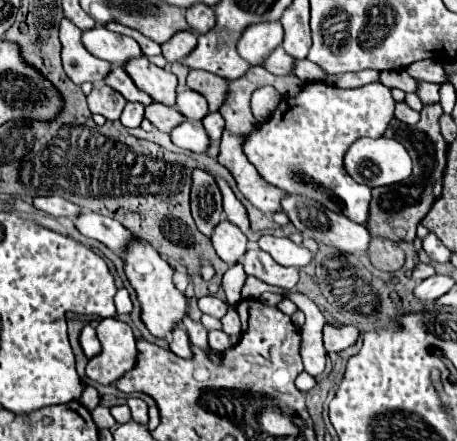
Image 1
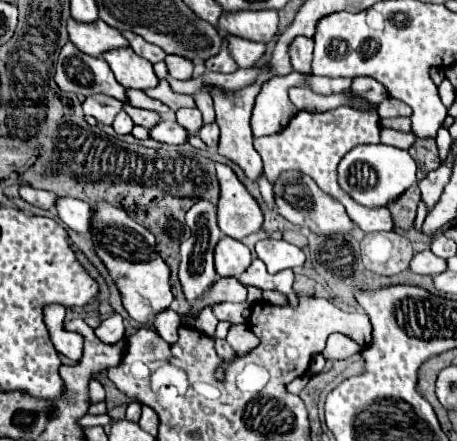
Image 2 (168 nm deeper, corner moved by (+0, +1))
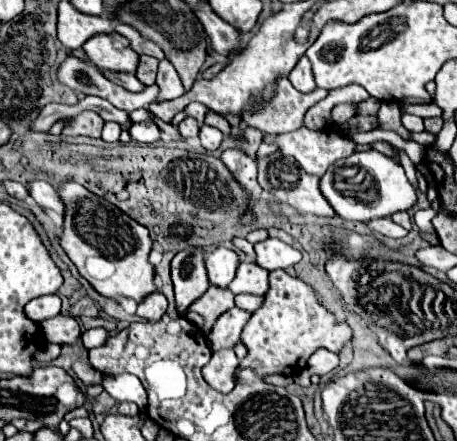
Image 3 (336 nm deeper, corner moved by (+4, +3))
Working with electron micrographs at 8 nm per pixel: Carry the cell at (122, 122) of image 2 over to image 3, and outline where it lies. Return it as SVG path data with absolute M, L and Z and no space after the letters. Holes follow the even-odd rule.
M106 122L102 130L102 140L104 142L118 142L120 138L120 126L116 122Z

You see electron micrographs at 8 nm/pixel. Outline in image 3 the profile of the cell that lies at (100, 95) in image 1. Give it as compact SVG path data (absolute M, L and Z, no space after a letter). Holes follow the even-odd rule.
M86 110L78 116L74 116L68 124L68 130L62 132L64 136L90 136L90 138L100 138L104 120L98 118L98 114L94 114L92 110Z

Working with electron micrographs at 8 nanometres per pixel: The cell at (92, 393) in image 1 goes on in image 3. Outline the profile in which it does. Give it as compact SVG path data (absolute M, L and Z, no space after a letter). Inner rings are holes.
M74 362L72 364L72 372L76 374L78 380L82 380L86 386L88 384L100 384L102 382L102 374L98 370L94 370L90 364L86 362Z

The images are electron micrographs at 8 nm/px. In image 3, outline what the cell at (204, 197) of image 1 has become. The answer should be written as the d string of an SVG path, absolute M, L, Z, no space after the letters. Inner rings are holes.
M186 248L174 256L172 282L176 294L176 310L184 316L190 304L210 288L204 268L204 252L200 252L200 248Z

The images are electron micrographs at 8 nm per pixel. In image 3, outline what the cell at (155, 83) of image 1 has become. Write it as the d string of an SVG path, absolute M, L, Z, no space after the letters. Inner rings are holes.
M118 32L96 34L84 42L82 50L90 58L90 62L94 62L98 68L130 74L136 72L138 54L130 48L128 40Z

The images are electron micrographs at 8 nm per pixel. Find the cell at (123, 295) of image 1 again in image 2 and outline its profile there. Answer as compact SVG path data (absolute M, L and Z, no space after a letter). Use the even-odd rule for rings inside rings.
M114 312L110 318L106 318L96 330L96 336L106 342L106 344L114 344L120 338L124 338L124 326L122 326L122 316L118 312Z

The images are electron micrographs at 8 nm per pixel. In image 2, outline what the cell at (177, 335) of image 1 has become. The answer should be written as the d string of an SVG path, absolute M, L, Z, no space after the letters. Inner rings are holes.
M164 310L154 318L154 328L156 332L168 342L168 344L176 344L178 342L178 328L180 328L182 320L174 310Z

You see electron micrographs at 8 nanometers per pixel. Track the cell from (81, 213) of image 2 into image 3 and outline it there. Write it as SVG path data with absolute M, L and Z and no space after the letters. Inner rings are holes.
M32 180L28 184L28 194L32 196L32 200L42 206L42 208L50 208L58 214L64 214L64 204L58 198L56 188L52 188L46 180Z

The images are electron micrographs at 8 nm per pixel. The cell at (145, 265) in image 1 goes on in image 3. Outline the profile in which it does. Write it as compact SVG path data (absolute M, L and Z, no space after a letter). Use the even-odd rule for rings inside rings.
M72 180L58 186L58 196L62 198L66 210L58 244L76 264L80 276L86 278L90 286L106 298L128 296L140 302L142 298L152 294L156 286L152 282L154 268L148 262L148 254L152 248L148 228L132 220L108 200L92 194Z

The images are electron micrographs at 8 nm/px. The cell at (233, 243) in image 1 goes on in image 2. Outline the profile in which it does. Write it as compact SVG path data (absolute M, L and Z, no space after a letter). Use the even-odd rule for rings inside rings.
M224 236L214 250L214 264L220 276L240 276L252 262L252 254L246 244Z

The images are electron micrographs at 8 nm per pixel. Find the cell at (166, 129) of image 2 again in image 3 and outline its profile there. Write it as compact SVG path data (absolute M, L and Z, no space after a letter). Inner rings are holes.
M154 122L132 124L132 126L128 128L128 132L130 132L130 136L132 136L136 142L140 142L140 144L152 144L152 142L156 142L156 140L160 138L160 130L158 130L158 126L156 126Z

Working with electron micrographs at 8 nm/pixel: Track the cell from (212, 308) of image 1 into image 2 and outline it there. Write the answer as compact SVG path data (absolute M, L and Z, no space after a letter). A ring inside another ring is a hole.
M232 302L214 304L212 312L218 320L228 320L232 324L242 324L242 322L248 322L250 304L232 304Z

